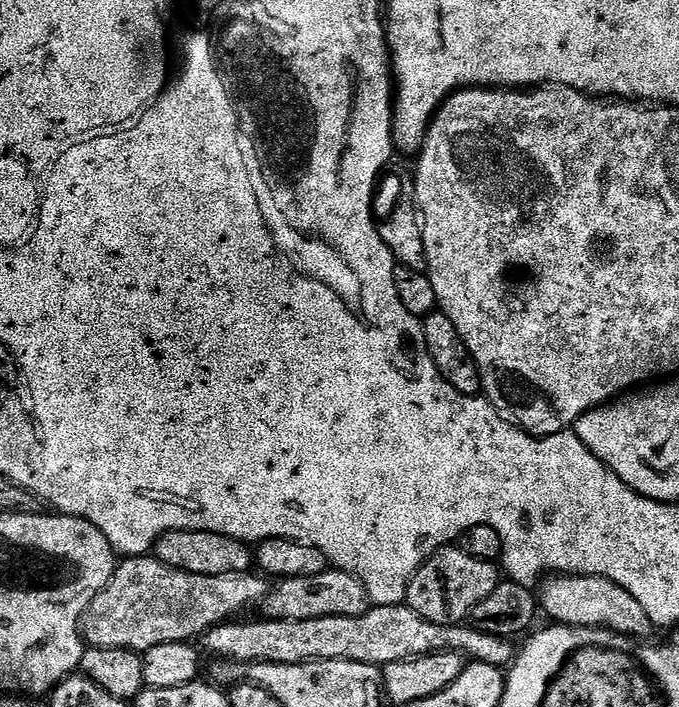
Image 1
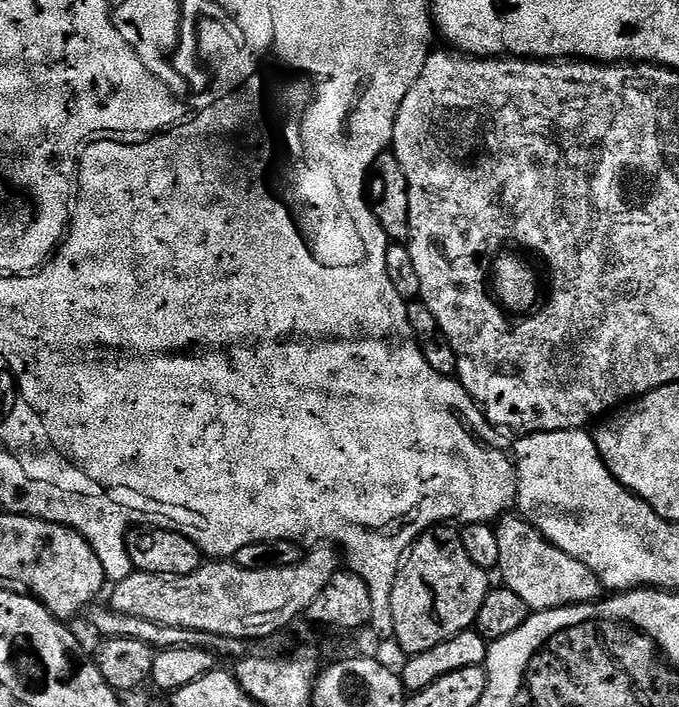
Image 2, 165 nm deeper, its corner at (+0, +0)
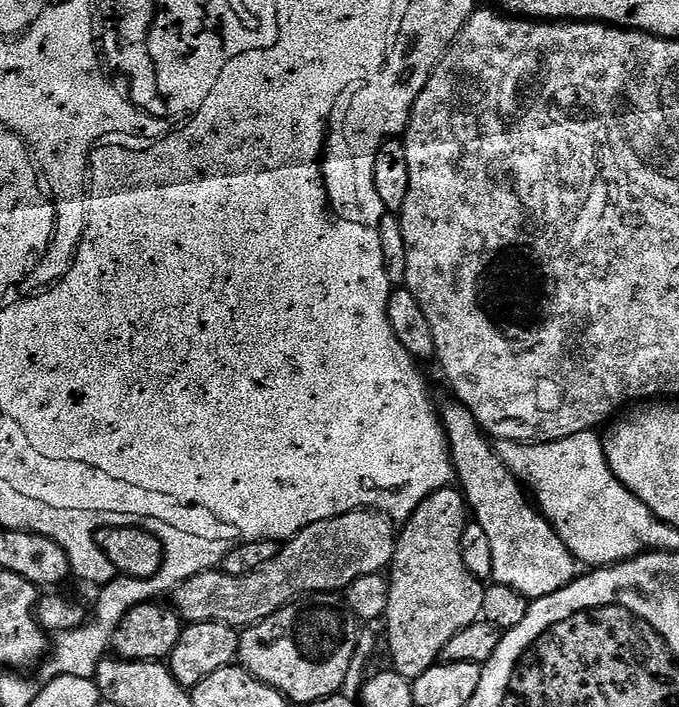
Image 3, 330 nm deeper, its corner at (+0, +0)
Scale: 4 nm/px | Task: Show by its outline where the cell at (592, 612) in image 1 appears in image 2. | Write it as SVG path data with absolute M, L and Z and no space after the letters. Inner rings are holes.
M505 514L500 517L495 525L498 534L498 575L501 576L503 587L514 590L522 602L532 612L545 612L555 608L565 608L568 604L589 604L591 600L601 599L602 585L600 579L578 558L570 558L558 546L554 546L549 540L538 531L534 525L529 524L523 516L519 514Z

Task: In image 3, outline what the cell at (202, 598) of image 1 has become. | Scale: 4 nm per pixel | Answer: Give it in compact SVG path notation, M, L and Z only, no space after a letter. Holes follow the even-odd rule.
M361 510L359 512L347 512L338 518L326 518L313 524L308 524L296 536L287 541L281 547L280 553L266 566L254 570L245 576L231 576L222 570L203 572L186 582L176 585L171 593L171 603L180 613L181 621L188 624L198 622L218 622L228 624L237 630L249 628L251 624L262 622L270 618L278 610L282 610L288 604L295 604L301 598L312 598L315 592L320 594L332 594L339 590L347 590L358 578L375 572L383 573L392 563L392 555L396 549L397 529L393 523L380 512Z

